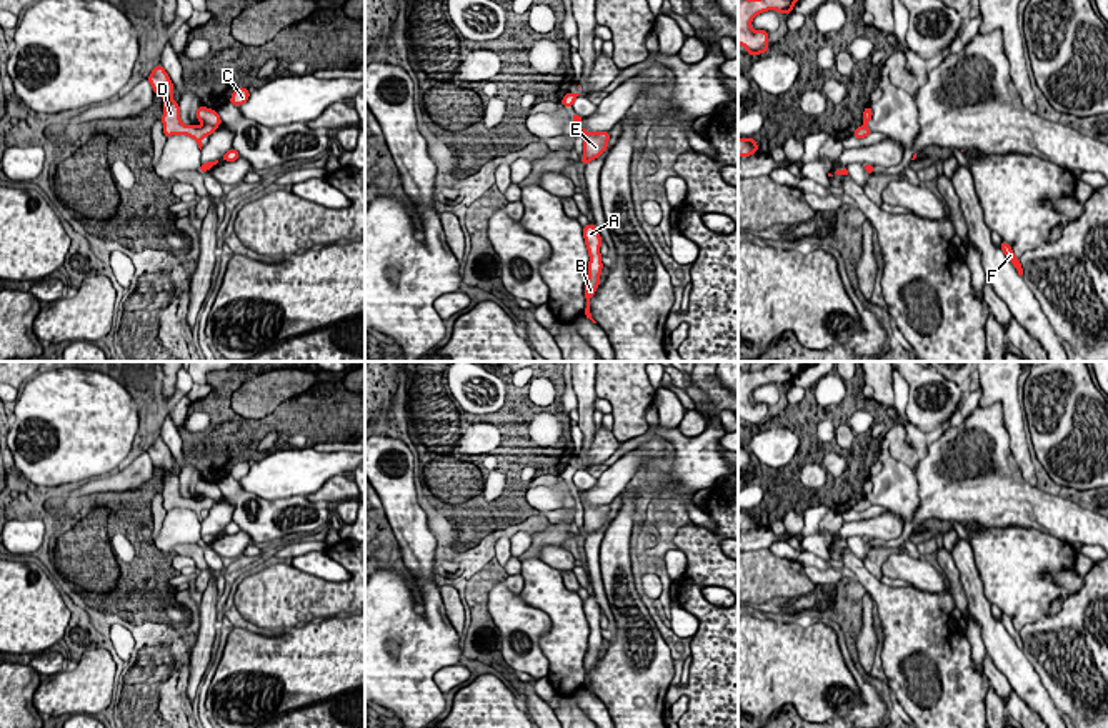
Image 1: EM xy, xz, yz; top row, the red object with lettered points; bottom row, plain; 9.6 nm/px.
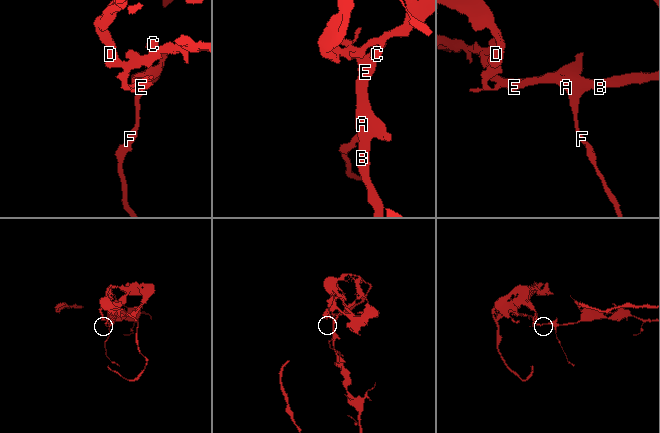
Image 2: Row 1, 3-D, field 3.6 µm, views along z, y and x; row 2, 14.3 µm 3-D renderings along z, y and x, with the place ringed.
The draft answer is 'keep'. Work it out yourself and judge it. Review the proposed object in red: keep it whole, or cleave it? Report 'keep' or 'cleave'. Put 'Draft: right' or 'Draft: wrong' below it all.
cleave
Draft: wrong

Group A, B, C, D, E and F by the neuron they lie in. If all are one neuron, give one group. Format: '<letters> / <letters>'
A B E F / C D

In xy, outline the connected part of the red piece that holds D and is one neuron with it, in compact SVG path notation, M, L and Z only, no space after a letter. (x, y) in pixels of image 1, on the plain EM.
M162 436L152 443L147 453L152 458L153 466L158 466L165 471L163 488L162 488L163 508L165 510L172 510L175 506L188 508L197 515L198 521L202 523L203 518L200 513L203 510L210 510L215 505L215 501L222 498L222 491L218 485L202 478L197 483L195 491L203 495L205 498L203 500L183 498L180 491L180 478L172 471L173 456L168 446L165 445L165 441L162 440Z

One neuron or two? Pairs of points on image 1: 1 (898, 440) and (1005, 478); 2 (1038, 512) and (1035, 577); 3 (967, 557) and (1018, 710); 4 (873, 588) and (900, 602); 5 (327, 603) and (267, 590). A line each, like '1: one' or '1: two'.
1: one
2: two
3: two
4: one
5: one

